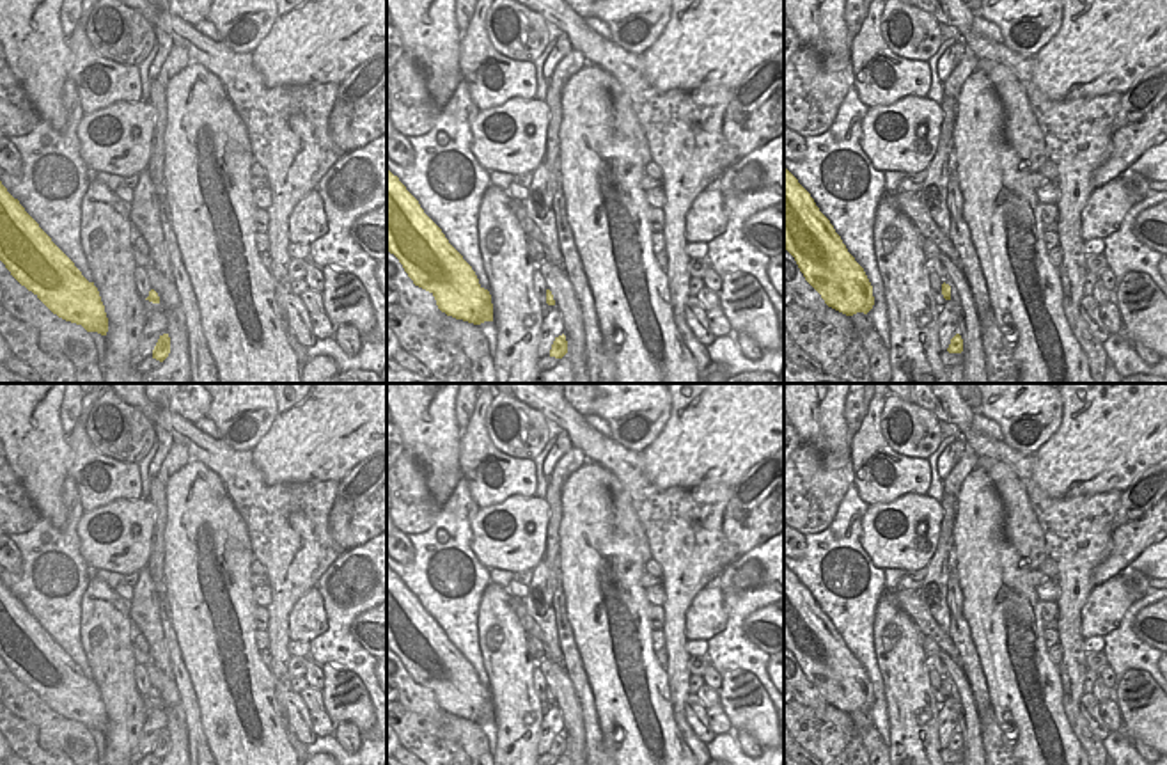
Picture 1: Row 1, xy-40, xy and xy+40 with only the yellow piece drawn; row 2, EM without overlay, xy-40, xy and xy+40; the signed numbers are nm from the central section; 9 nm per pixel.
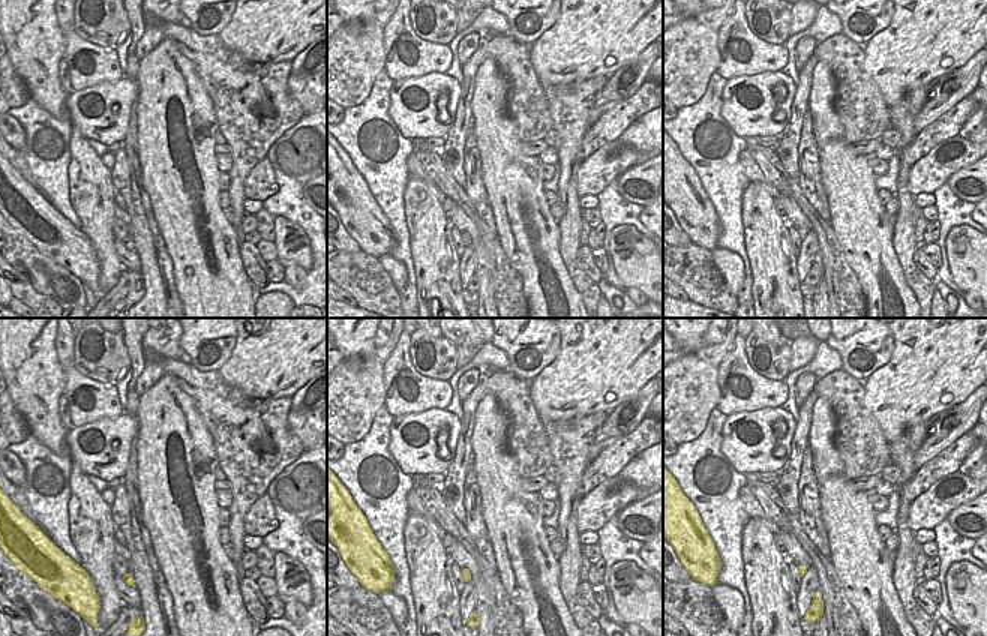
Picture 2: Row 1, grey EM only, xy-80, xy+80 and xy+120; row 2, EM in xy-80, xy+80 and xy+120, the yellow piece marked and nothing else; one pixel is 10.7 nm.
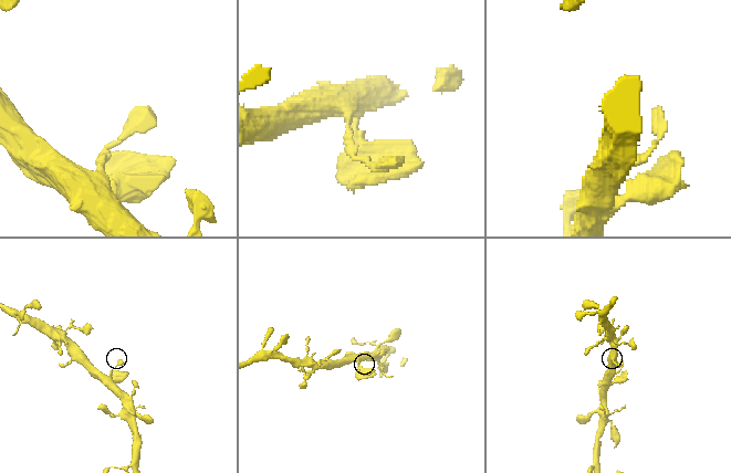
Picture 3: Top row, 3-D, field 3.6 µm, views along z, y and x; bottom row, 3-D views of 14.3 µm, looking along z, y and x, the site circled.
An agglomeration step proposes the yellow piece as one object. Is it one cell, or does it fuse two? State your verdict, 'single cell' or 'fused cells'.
single cell

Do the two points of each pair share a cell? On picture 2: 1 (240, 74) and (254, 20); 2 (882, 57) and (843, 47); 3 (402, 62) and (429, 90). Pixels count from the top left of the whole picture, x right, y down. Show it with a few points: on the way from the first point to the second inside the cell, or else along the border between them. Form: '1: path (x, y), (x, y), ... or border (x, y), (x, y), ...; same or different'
1: border (218, 35), (245, 59), (278, 63); different
2: border (861, 47), (864, 69), (876, 84); different
3: border (444, 72), (426, 72), (395, 81); different

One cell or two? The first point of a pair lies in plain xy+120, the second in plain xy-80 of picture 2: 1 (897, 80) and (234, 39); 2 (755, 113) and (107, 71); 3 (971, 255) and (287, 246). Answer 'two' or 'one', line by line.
1: one
2: two
3: one

